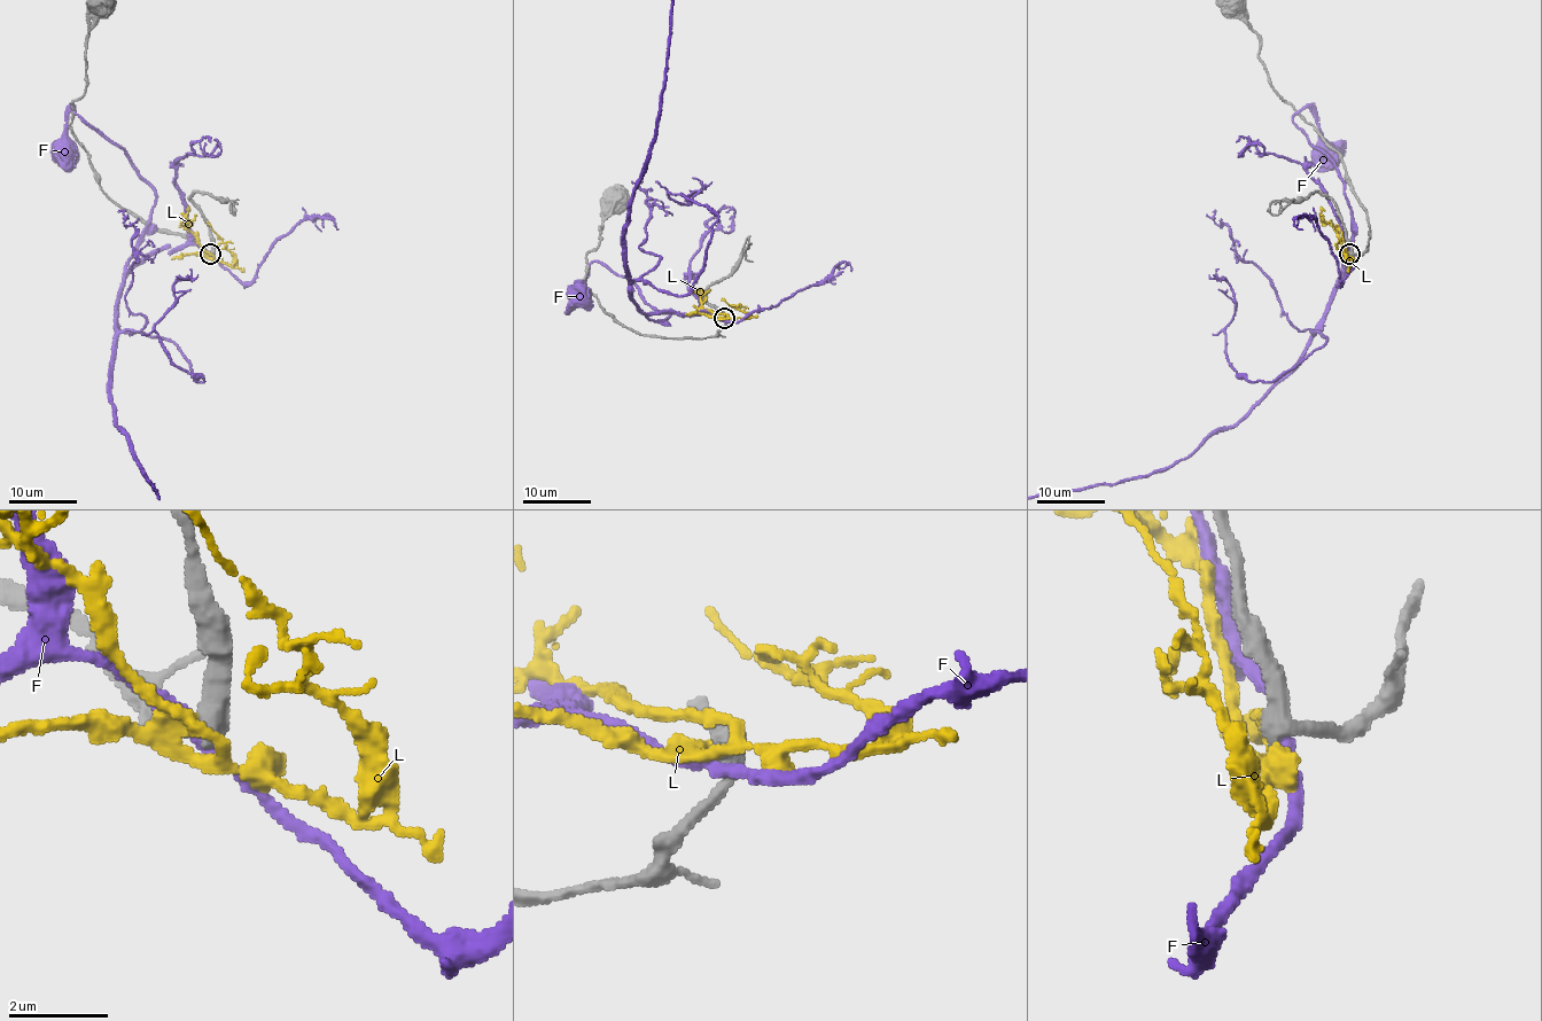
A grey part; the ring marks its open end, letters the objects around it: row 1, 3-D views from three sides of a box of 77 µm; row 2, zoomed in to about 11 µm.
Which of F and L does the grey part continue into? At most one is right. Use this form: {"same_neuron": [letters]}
{"same_neuron": []}

